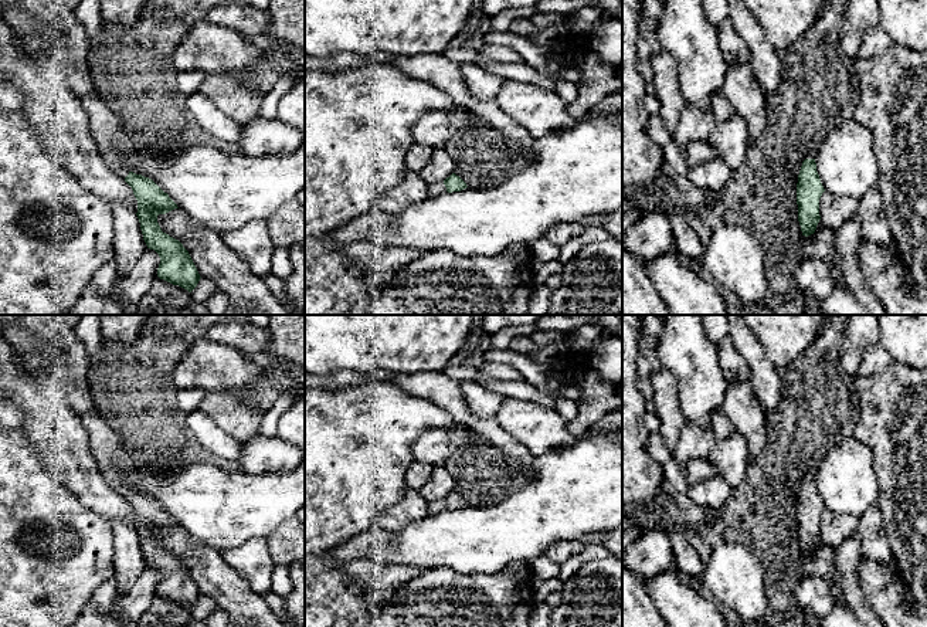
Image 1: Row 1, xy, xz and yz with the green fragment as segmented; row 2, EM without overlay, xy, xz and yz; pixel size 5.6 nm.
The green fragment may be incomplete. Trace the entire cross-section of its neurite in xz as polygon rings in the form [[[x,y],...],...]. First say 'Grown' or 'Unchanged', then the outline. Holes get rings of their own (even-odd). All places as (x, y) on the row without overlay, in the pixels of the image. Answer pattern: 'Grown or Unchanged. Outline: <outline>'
Grown. Outline: [[[452,491],[445,498],[431,501],[428,504],[428,511],[429,511],[429,515],[437,515],[441,512],[452,511],[452,509],[461,509],[466,505],[468,505],[466,501],[459,494]]]

